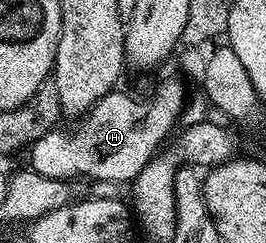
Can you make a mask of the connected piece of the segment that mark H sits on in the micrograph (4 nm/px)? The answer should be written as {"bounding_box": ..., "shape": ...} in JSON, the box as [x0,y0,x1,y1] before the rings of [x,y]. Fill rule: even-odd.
{"bounding_box":[28,77,188,184],"shape":[[[181,77],[178,78],[164,79],[155,88],[154,95],[144,99],[143,102],[137,102],[132,95],[125,94],[122,88],[115,88],[109,94],[105,94],[91,110],[81,115],[75,121],[78,123],[71,130],[47,129],[45,136],[37,138],[28,147],[29,169],[39,173],[40,176],[50,178],[67,180],[86,178],[86,180],[116,180],[127,184],[132,183],[141,169],[154,158],[158,151],[162,150],[164,143],[175,133],[176,127],[179,125],[182,110],[187,104],[188,91],[186,92],[185,86],[187,83]]]}

